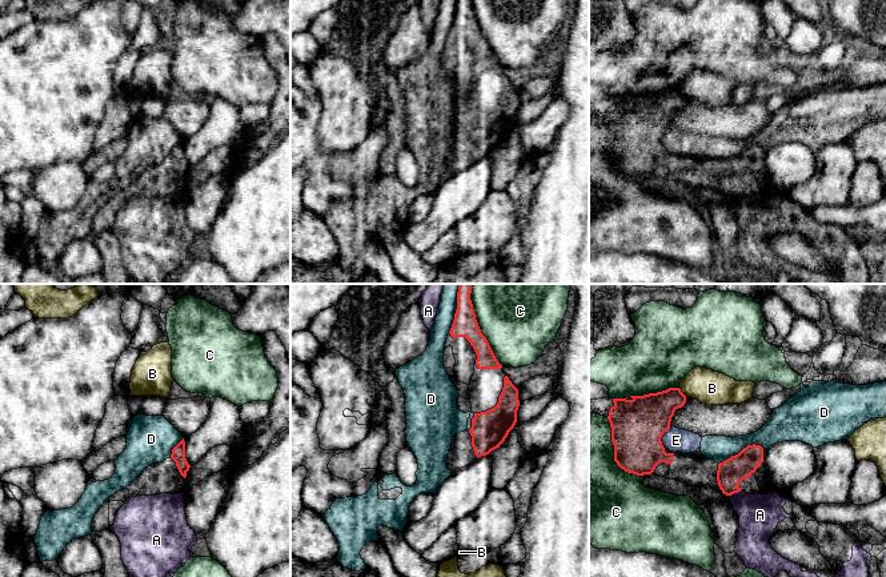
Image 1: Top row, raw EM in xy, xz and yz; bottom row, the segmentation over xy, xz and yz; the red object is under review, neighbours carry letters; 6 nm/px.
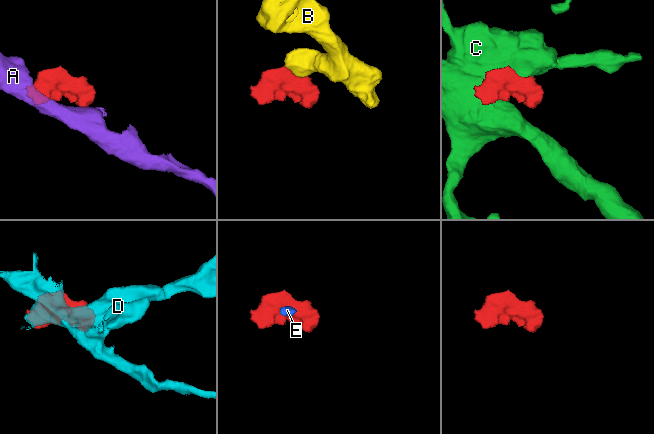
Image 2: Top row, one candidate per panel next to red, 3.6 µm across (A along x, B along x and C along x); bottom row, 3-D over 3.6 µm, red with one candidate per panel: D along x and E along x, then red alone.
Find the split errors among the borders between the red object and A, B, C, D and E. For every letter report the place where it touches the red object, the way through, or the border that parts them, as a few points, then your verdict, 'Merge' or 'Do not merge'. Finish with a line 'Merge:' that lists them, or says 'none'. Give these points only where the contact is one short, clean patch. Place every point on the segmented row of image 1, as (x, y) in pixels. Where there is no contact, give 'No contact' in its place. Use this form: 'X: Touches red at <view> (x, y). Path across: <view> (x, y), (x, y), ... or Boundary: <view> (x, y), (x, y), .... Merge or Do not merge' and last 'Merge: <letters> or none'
A: Touches red at yz (734, 492). Do not merge
B: Touches red at yz (681, 392). Boundary: yz (678, 388), (686, 396). Do not merge
C: Touches red at yz (614, 452). Do not merge
D: Touches red at yz (742, 449). Do not merge
E: Touches red at yz (661, 436). Boundary: yz (670, 427), (661, 437), (662, 445). Do not merge
Merge: none

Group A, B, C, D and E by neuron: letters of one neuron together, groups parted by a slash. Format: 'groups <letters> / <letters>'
groups A / B / C / D E

